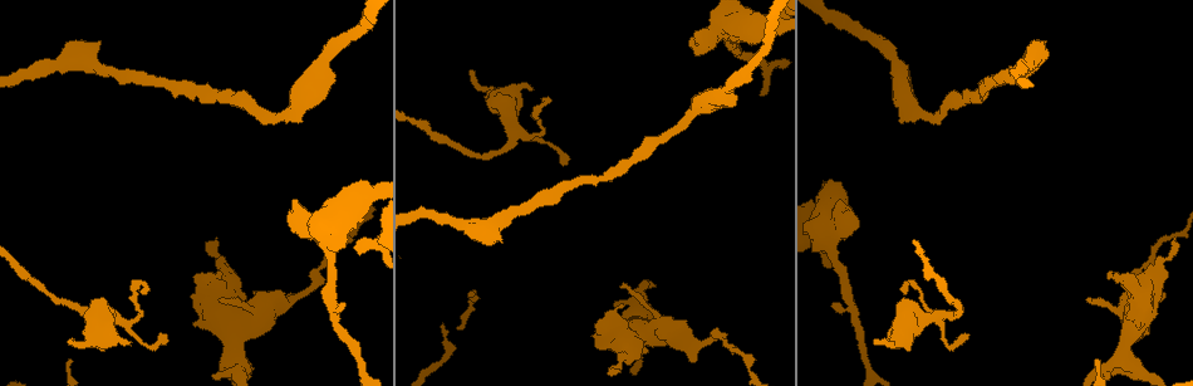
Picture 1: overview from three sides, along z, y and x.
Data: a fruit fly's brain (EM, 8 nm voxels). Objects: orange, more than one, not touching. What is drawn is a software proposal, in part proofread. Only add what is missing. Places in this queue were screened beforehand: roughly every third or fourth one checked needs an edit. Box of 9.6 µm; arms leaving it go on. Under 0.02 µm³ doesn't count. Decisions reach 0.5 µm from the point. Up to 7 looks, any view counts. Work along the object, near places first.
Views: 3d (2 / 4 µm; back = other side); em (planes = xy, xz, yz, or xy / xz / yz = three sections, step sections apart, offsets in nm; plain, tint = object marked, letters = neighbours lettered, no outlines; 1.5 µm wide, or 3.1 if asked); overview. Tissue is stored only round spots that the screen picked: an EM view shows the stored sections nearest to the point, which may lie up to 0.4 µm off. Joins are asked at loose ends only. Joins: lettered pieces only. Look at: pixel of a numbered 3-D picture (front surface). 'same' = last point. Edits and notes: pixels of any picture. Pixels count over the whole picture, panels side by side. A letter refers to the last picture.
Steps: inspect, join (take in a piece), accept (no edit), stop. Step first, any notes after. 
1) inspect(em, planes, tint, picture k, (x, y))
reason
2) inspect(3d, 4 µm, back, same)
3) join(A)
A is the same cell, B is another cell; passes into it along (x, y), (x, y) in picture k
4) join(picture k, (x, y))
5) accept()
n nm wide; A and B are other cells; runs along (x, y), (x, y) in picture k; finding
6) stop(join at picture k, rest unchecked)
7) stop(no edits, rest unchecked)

inspect(em, xz, step 4, letters, picture 1, (357, 253))
branch stops here

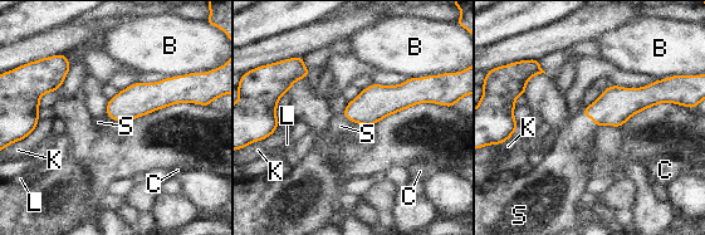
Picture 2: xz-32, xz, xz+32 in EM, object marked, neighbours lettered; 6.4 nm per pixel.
inspect(em, planes, letters, same)
another direction

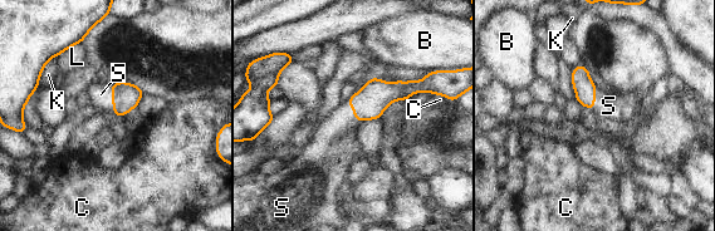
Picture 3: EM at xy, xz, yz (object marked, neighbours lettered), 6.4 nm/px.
join(S)
130 nm wide; S is the same cell, B, C, K and L are other cells; passes into it along (126, 97), (113, 98), (101, 94) in picture 3; it goes on there

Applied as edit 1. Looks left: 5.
inspect(3d, 4 µm, picture 1, (221, 272))
an open end

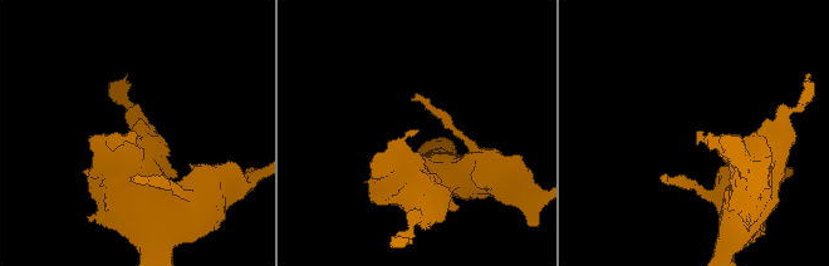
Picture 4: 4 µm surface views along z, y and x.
inspect(em, xz, step 4, tint, picture 4, (133, 135))

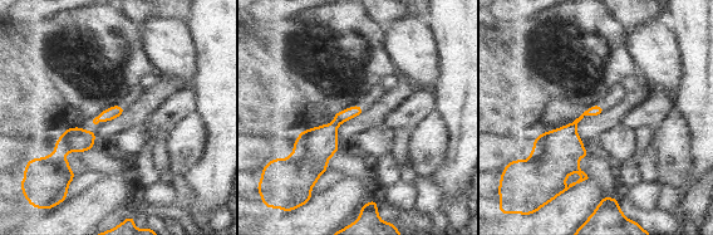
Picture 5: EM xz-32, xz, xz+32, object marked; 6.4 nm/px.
inspect(em, planes, letters, same)
another direction

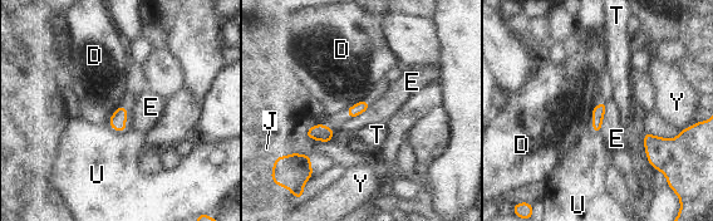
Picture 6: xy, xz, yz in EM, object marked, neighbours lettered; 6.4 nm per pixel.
accept()
D, E, J, T, U and Y are other cells; border along (362, 99), (345, 109) in picture 6; none of them fits

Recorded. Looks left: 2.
inspect(em, planes, tint, picture 1, (68, 339))
an open end

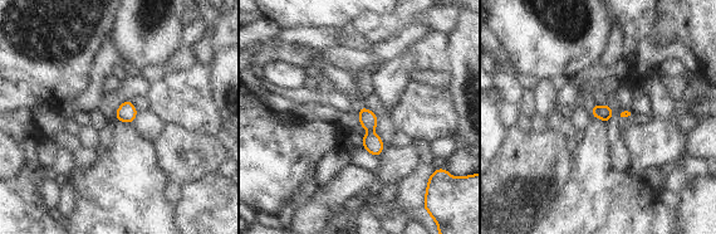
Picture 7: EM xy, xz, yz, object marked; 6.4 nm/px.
inspect(em, planes, letters, same)

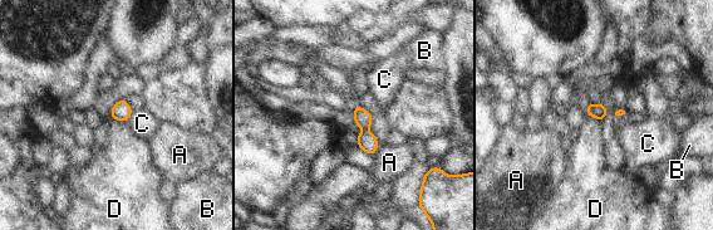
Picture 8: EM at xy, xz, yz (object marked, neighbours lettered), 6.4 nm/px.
accept()
100 nm wide; D touches over 100 nm; A, B, C and D are other cells; none of them fits

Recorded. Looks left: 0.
stop(join at picture 3, rest unchecked)

